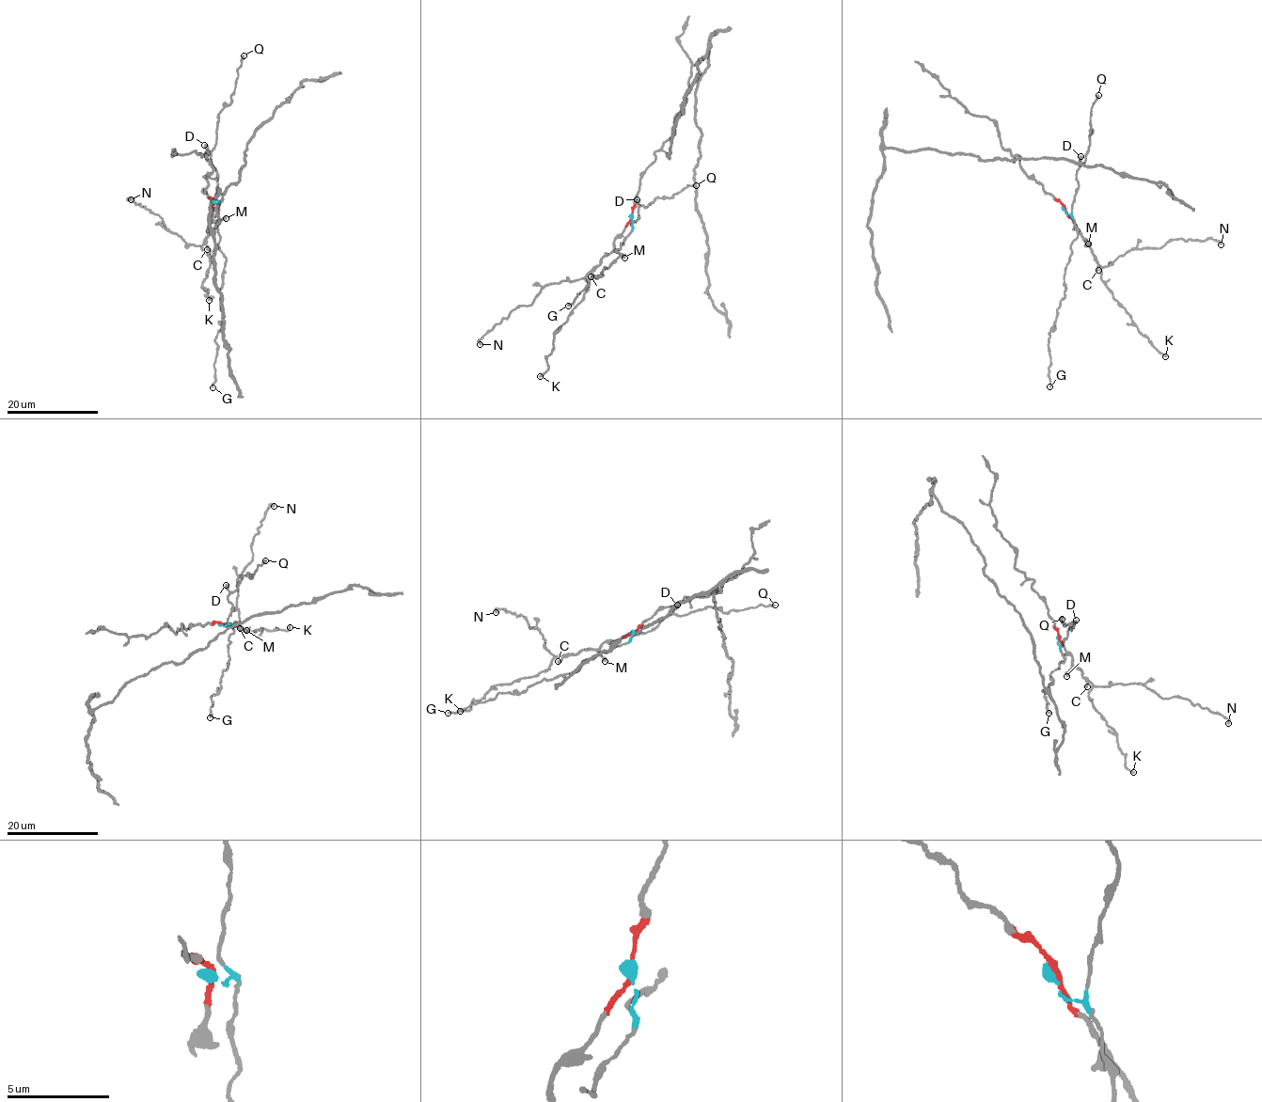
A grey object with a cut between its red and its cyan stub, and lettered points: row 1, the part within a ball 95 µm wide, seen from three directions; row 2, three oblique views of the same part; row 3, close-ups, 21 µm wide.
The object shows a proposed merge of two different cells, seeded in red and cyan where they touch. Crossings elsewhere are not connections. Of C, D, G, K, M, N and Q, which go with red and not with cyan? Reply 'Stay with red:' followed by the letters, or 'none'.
Stay with red: C, K, M, N

